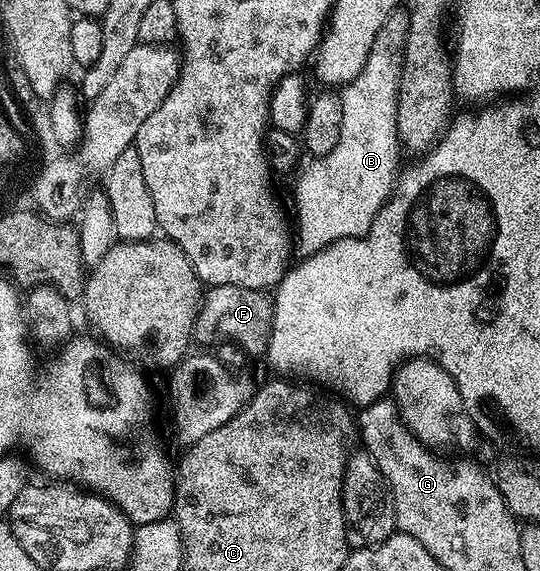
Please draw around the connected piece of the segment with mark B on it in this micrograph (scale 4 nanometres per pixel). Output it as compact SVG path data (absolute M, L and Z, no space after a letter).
M393 20L378 32L377 38L370 48L361 74L346 86L343 86L340 96L343 108L343 122L340 123L340 140L328 156L315 158L306 171L299 177L294 189L296 205L296 244L295 254L299 260L304 260L321 252L329 245L339 241L357 240L369 232L375 218L383 206L393 196L400 175L398 163L402 156L401 141L396 127L396 107L398 106L398 79L400 65L399 49L405 38L405 22Z

